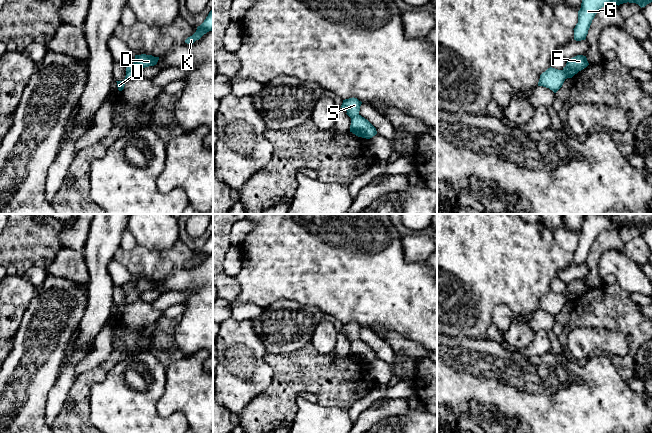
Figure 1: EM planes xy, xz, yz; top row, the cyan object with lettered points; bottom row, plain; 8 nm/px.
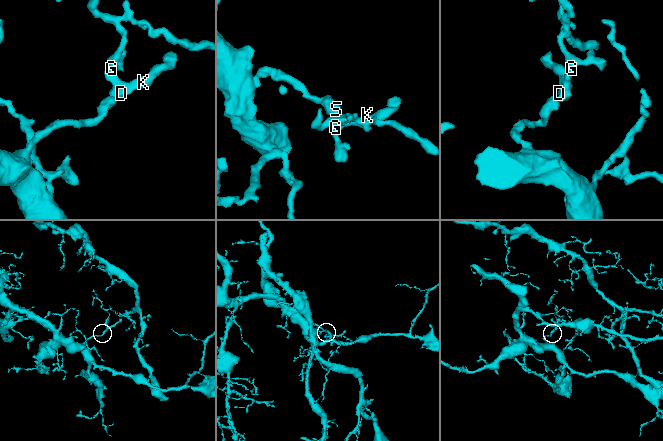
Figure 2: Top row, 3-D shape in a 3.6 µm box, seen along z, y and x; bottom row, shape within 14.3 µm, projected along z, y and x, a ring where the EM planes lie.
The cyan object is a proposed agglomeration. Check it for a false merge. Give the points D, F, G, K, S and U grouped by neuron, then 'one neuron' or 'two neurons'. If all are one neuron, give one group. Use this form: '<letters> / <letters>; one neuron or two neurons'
D F G K S U; one neuron

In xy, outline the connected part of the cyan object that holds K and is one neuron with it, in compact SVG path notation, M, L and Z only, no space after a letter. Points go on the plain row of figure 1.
M213 232L209 236L204 246L197 251L196 256L185 264L187 268L193 268L196 264L199 264L204 258L213 254Z

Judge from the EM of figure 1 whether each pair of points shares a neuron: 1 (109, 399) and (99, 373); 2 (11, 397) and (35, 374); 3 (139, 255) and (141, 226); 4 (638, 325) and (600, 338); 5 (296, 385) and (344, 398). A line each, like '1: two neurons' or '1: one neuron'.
1: two neurons
2: one neuron
3: two neurons
4: two neurons
5: one neuron

